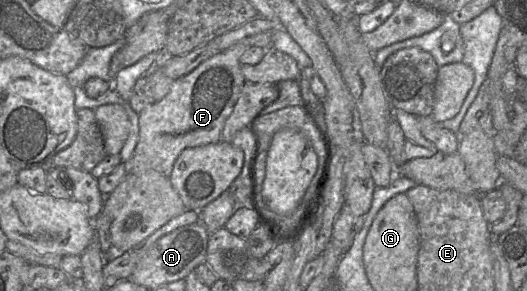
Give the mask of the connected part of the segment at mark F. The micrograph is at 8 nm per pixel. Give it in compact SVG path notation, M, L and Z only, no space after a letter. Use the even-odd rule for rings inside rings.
M270 33L247 36L231 47L214 54L189 74L175 79L168 94L139 113L139 140L132 157L125 163L126 175L114 191L105 196L102 214L115 219L137 177L148 170L170 175L173 165L187 148L217 143L227 118L232 113L245 79L240 57L250 47L268 49Z

